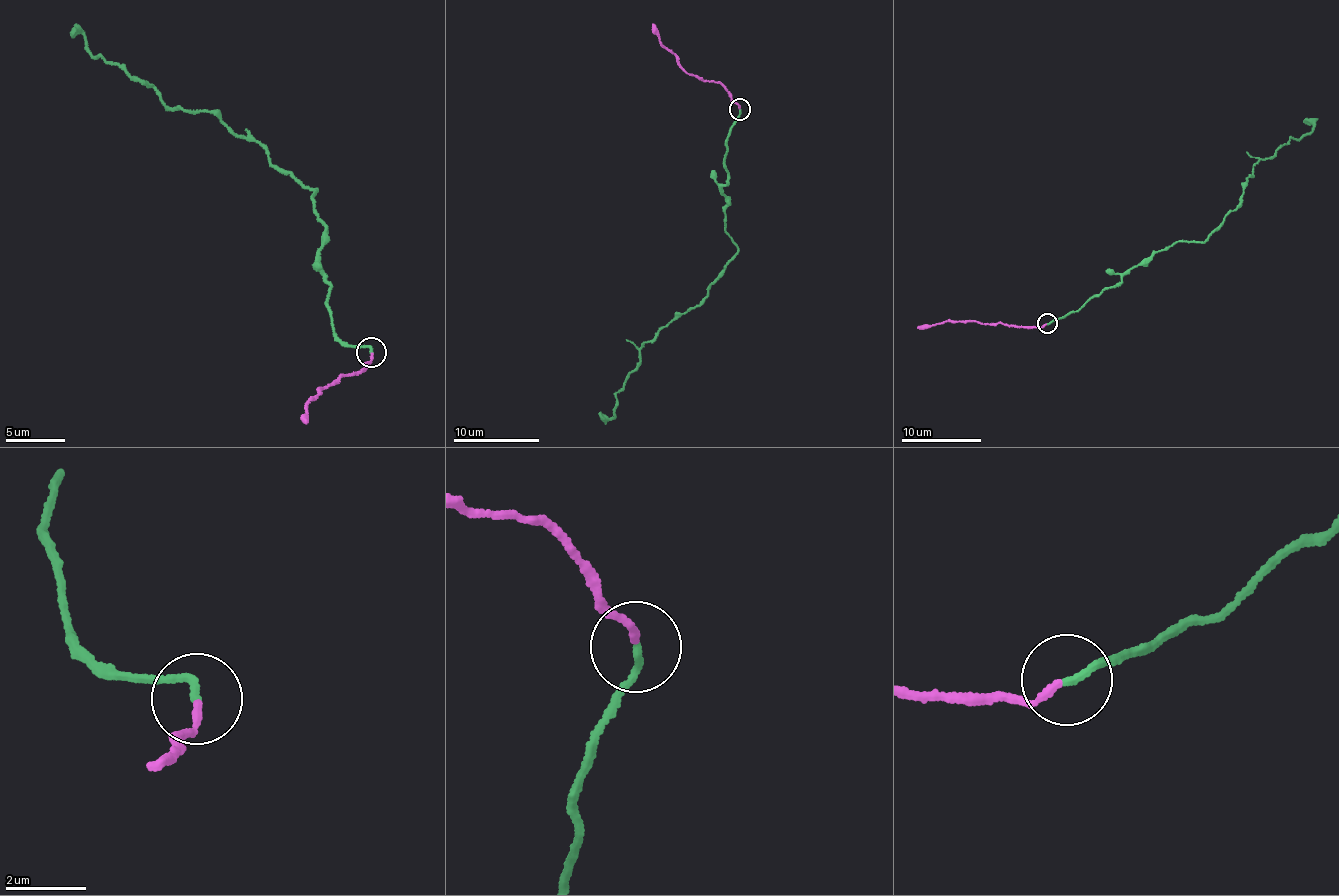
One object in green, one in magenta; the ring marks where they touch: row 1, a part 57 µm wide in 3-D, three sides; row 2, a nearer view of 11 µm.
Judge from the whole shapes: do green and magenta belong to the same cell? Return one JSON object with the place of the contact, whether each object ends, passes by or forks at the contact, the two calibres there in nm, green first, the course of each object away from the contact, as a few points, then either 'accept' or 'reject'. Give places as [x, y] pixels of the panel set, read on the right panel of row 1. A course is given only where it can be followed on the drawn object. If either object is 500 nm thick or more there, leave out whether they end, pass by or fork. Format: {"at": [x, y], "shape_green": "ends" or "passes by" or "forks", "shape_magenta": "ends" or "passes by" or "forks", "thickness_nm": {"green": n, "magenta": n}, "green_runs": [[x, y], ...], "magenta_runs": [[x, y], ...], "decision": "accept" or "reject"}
{"at": [1047, 323], "shape_green": "ends", "shape_magenta": "ends", "thickness_nm": {"green": 190, "magenta": 170}, "green_runs": [[1048, 323], [1117, 286], [1156, 252], [1205, 241], [1235, 211], [1254, 165], [1312, 129], [1303, 119]], "magenta_runs": [[1046, 323], [1041, 327], [1001, 321], [946, 320], [918, 327]], "decision": "accept"}

